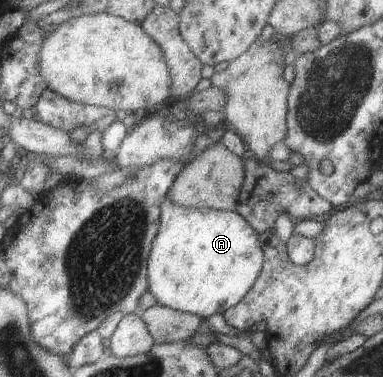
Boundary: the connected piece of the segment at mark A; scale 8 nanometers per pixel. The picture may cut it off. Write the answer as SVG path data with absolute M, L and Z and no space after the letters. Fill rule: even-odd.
M170 197L161 209L161 229L149 260L149 291L157 303L206 320L245 300L266 262L260 234L249 221L232 210L182 207Z

